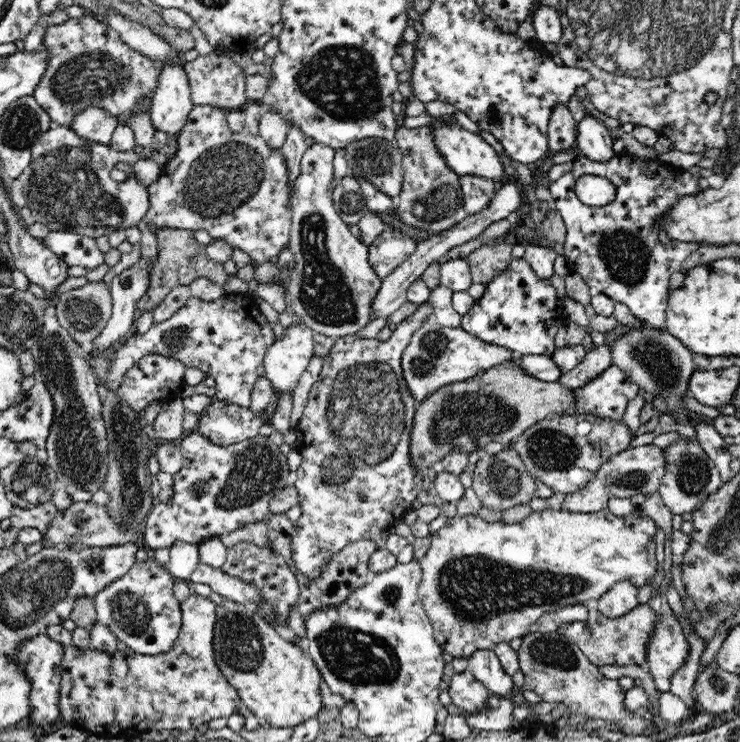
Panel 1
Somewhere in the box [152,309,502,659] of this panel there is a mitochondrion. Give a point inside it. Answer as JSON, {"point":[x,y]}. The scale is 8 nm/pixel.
{"point":[363,412]}

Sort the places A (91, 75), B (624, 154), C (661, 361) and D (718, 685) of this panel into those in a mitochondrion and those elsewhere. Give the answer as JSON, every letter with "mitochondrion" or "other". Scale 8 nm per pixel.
{"A":"mitochondrion","B":"other","C":"mitochondrion","D":"mitochondrion"}

